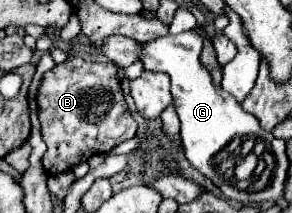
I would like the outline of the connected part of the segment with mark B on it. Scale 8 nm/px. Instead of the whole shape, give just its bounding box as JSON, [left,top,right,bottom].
[36,55,136,175]

